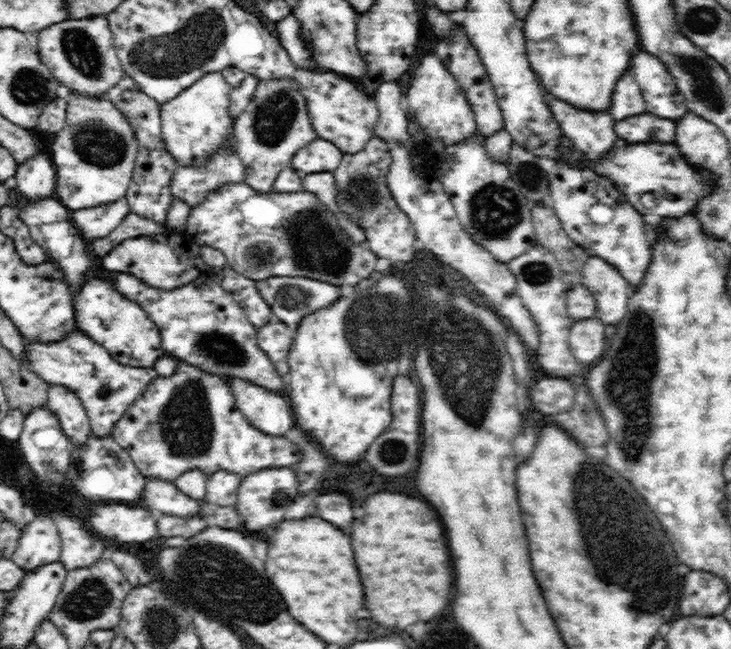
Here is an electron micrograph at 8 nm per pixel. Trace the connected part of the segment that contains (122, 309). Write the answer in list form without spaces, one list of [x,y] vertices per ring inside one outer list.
[[[104,280],[82,283],[73,298],[73,311],[76,330],[87,334],[96,344],[106,348],[122,365],[153,369],[156,360],[166,355],[159,328],[147,317],[146,312]]]

